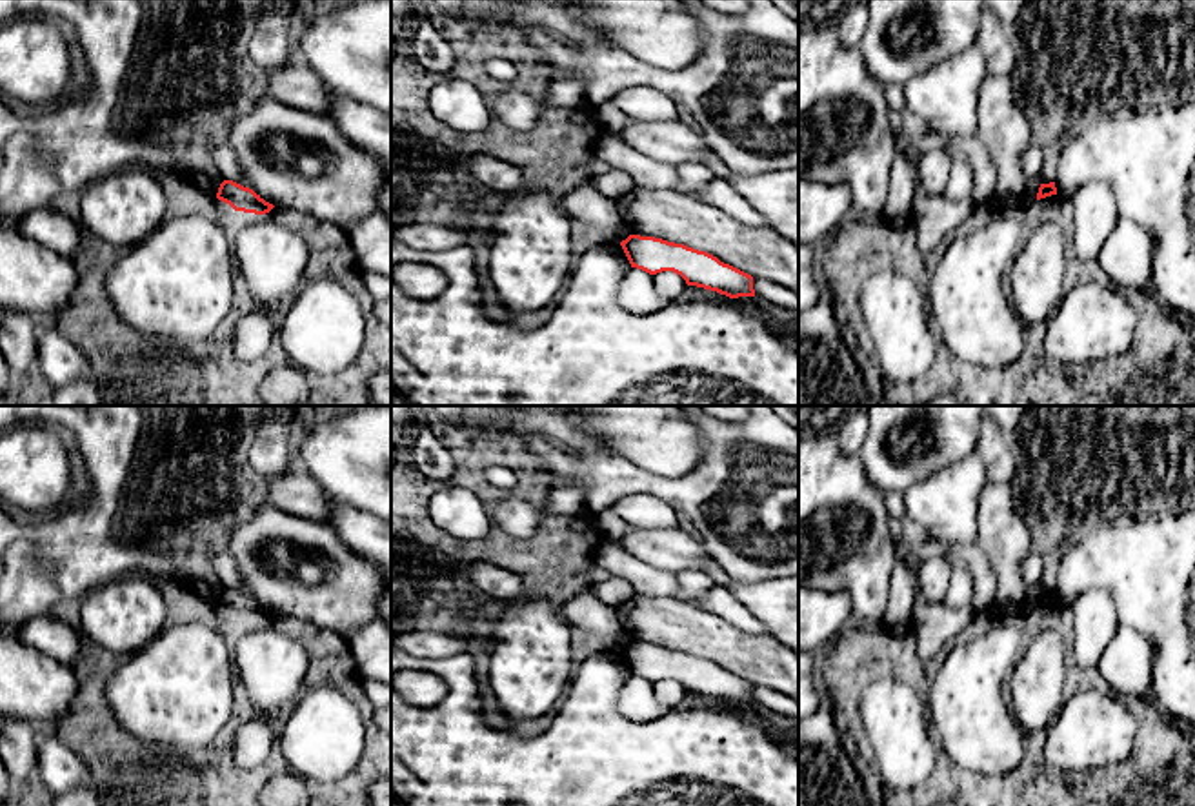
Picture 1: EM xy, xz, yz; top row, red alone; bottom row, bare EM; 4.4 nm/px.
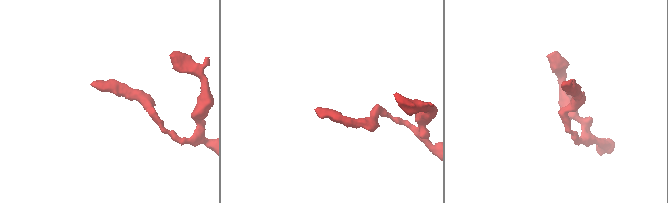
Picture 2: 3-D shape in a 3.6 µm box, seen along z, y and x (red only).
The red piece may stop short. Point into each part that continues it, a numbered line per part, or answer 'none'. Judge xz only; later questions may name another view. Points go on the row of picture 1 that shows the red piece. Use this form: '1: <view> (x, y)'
none

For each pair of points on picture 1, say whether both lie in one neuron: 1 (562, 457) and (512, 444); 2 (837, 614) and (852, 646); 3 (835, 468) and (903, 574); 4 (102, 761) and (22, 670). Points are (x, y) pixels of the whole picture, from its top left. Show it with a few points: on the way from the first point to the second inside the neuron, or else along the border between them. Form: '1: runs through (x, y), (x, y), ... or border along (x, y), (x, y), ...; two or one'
1: border along (508, 430), (524, 441), (550, 484); two
2: border along (846, 628), (828, 644); two
3: border along (897, 537), (897, 559), (886, 603); two
4: border along (73, 674), (77, 681), (75, 705), (55, 725); two

